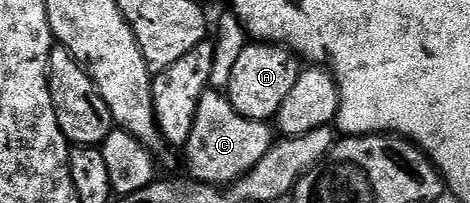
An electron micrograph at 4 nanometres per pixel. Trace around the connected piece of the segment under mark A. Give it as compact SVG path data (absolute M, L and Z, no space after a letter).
M246 44L241 56L236 60L235 67L232 68L227 88L231 107L235 107L240 117L246 117L252 121L272 122L283 107L287 95L291 95L291 89L295 87L302 68L302 62L297 54L283 45Z

